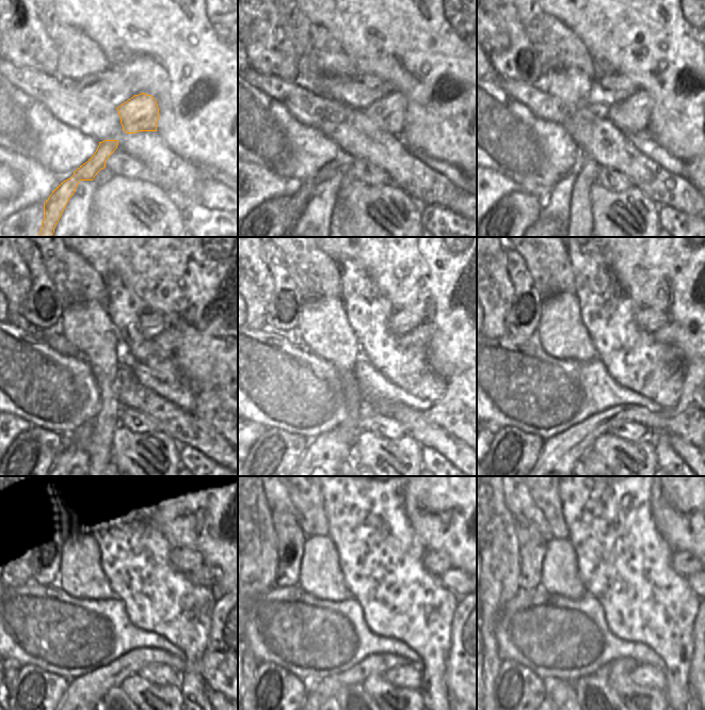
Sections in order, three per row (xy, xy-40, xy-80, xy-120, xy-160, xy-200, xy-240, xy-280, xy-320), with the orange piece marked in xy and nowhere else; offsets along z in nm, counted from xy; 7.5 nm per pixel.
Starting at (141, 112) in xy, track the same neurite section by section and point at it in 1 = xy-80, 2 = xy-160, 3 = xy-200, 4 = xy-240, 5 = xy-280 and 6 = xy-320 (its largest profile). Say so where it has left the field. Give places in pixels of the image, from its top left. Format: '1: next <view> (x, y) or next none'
1: next xy-80 (630, 115)
2: next xy-160 (419, 336)
3: next xy-200 (668, 334)
4: next xy-240 (206, 577)
5: next xy-280 (454, 580)
6: next xy-320 (693, 581)

